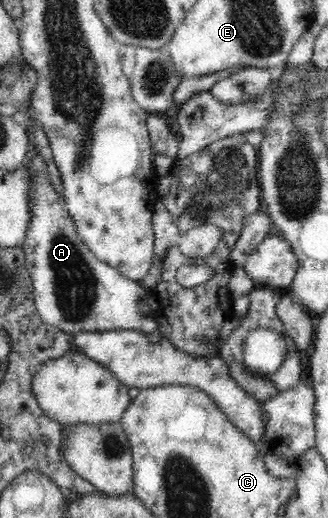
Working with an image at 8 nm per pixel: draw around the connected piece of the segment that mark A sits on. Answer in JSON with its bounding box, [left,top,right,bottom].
[22,147,157,334]

